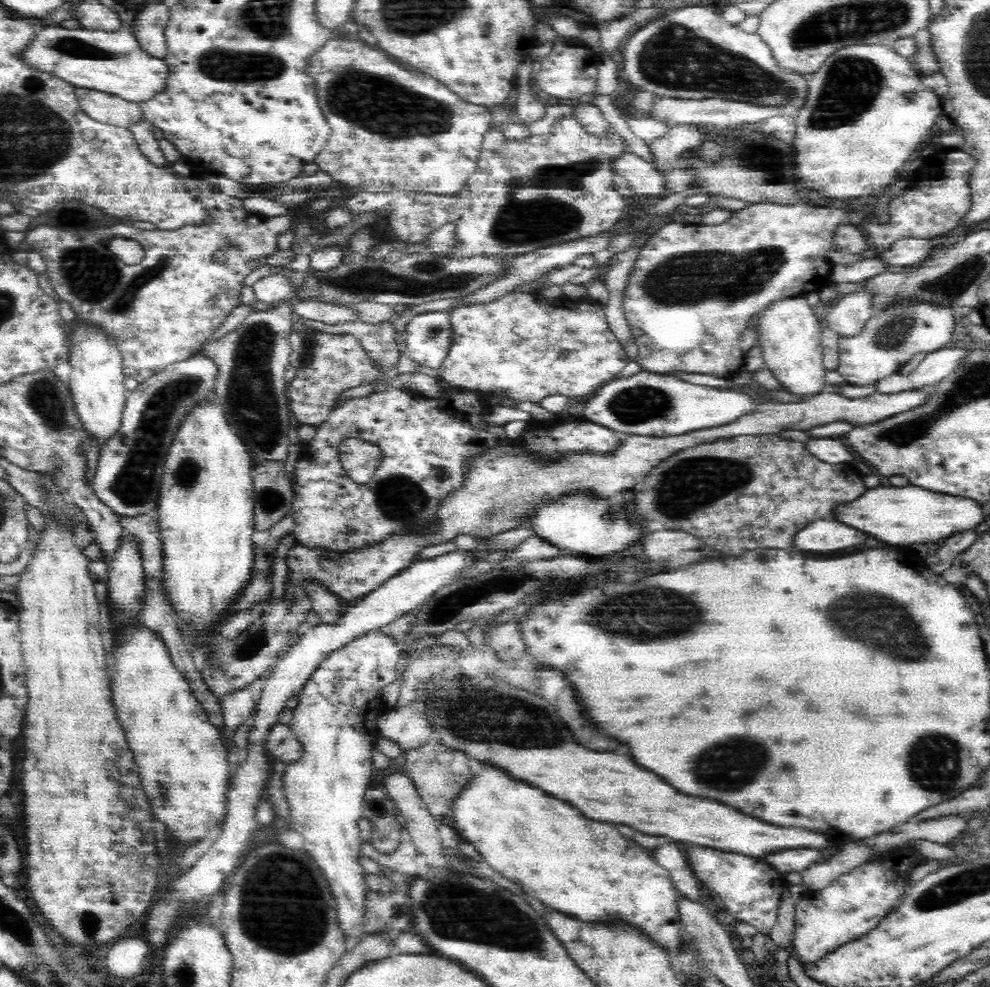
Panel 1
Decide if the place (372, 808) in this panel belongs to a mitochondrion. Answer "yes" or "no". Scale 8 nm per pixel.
yes

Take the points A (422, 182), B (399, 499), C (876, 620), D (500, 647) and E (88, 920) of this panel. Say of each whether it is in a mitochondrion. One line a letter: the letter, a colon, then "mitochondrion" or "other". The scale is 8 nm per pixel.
A: other
B: mitochondrion
C: mitochondrion
D: other
E: mitochondrion

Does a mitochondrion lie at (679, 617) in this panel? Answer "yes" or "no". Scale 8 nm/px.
yes

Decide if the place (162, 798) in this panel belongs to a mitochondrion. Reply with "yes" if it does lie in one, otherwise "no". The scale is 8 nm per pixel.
yes

